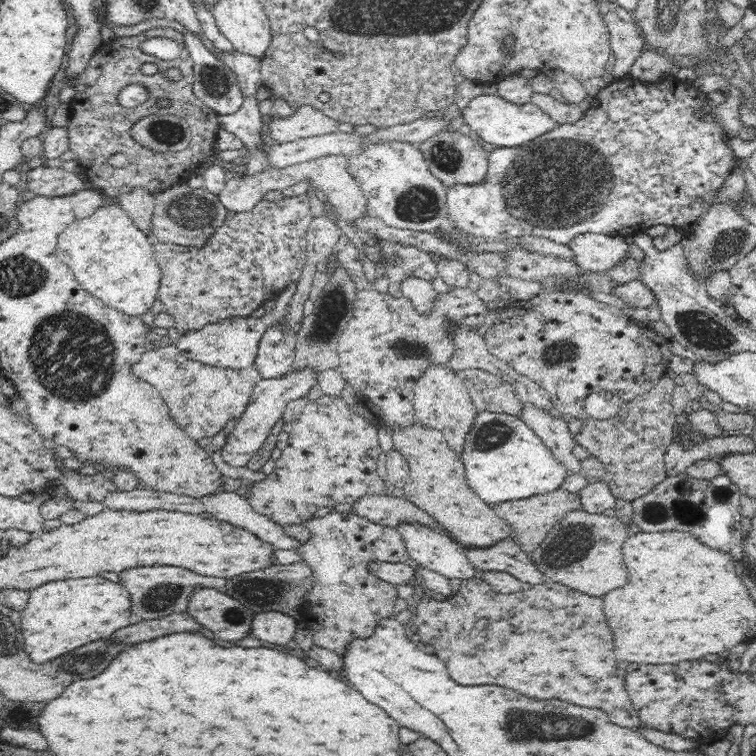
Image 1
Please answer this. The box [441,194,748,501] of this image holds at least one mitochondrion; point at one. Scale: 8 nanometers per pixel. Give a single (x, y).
(702, 330)

